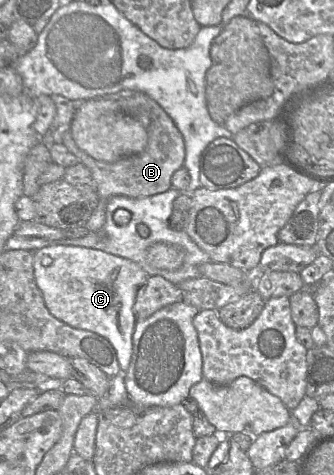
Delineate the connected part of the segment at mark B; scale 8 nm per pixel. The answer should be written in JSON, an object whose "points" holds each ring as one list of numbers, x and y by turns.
{"points":[[122,90,103,97,116,103,124,113,137,119,145,127,148,142,141,153,108,163,96,160,81,150,72,137,70,126,59,131,57,139,89,168,96,182,99,198,106,201,106,203,110,197,116,195,142,198,169,190,172,187,174,172,183,166,185,160,183,136,171,117,155,100,140,91]]}

